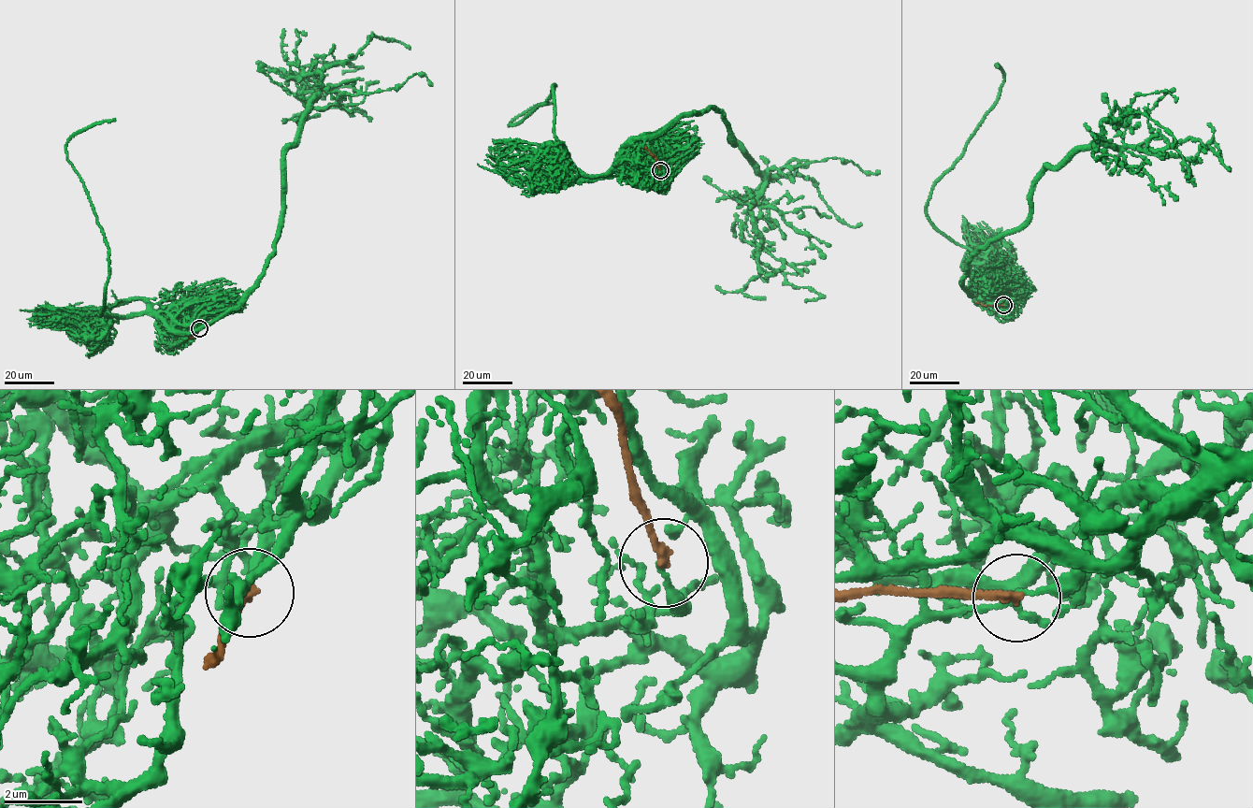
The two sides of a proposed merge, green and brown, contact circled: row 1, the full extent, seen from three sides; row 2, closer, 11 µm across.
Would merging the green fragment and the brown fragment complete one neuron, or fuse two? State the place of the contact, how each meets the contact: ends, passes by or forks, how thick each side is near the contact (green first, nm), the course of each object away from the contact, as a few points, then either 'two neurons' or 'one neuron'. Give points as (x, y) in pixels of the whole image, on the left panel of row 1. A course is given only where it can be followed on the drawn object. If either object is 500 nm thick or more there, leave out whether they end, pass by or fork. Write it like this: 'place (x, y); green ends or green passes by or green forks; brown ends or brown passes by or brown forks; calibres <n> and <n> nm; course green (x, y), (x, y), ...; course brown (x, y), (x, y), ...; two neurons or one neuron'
place (199, 328); green ends; brown ends; calibres 110 and 240 nm; course green (199, 328), (172, 328), (234, 310), (274, 252), (281, 164), (316, 98), (297, 77), (358, 67), (342, 73); course brown (199, 328), (192, 337), (185, 339); two neurons

